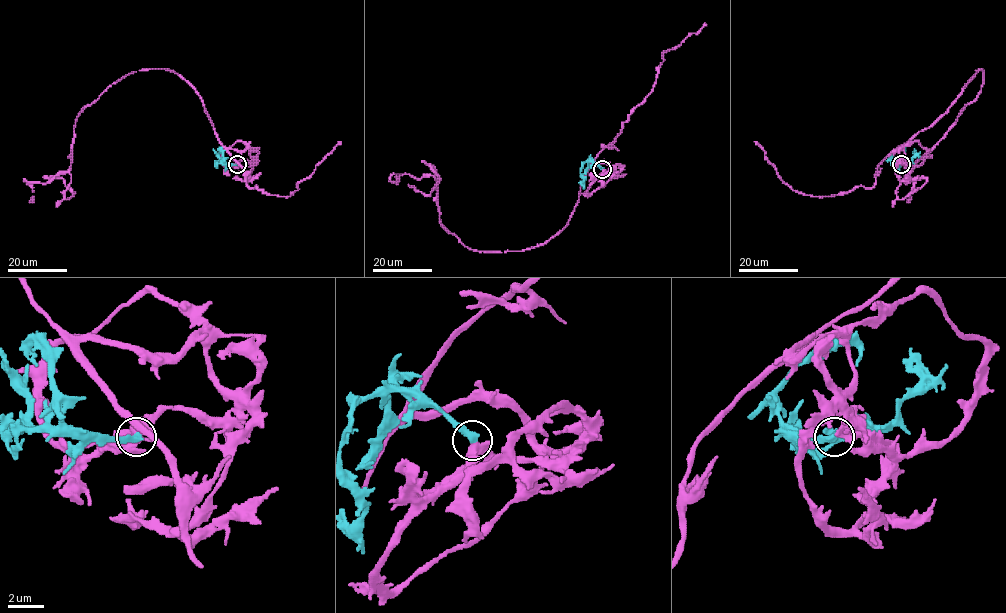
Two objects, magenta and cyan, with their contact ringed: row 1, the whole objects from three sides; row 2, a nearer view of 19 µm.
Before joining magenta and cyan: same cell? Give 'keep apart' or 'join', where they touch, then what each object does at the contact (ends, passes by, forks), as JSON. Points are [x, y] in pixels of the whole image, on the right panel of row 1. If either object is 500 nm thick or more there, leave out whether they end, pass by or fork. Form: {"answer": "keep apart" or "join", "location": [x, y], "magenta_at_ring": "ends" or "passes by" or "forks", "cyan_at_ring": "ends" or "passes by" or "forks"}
{"answer": "join", "location": [901, 164], "magenta_at_ring": "passes by", "cyan_at_ring": "ends"}

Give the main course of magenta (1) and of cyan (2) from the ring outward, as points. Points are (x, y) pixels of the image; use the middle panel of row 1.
1: (603, 170), (618, 173), (593, 164), (544, 243), (499, 252), (440, 224), (430, 165), (428, 195), (408, 184)
2: (603, 170), (591, 161), (585, 161), (580, 176), (584, 181), (579, 182)

